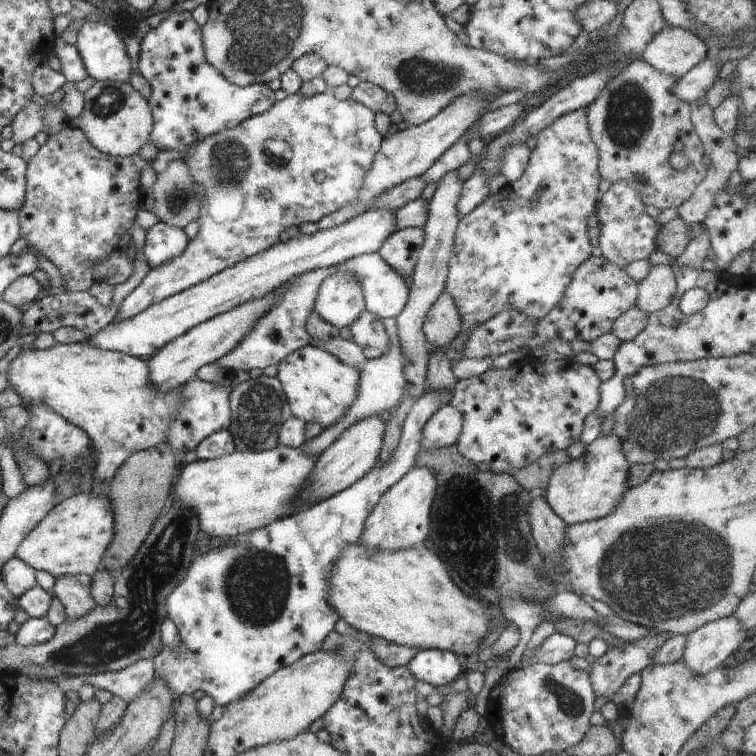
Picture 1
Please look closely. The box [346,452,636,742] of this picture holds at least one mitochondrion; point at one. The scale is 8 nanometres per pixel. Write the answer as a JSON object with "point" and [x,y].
{"point":[494,528]}

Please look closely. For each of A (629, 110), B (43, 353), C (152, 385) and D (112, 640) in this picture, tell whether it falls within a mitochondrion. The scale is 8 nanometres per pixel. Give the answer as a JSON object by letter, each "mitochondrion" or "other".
{"A":"mitochondrion","B":"other","C":"other","D":"mitochondrion"}

